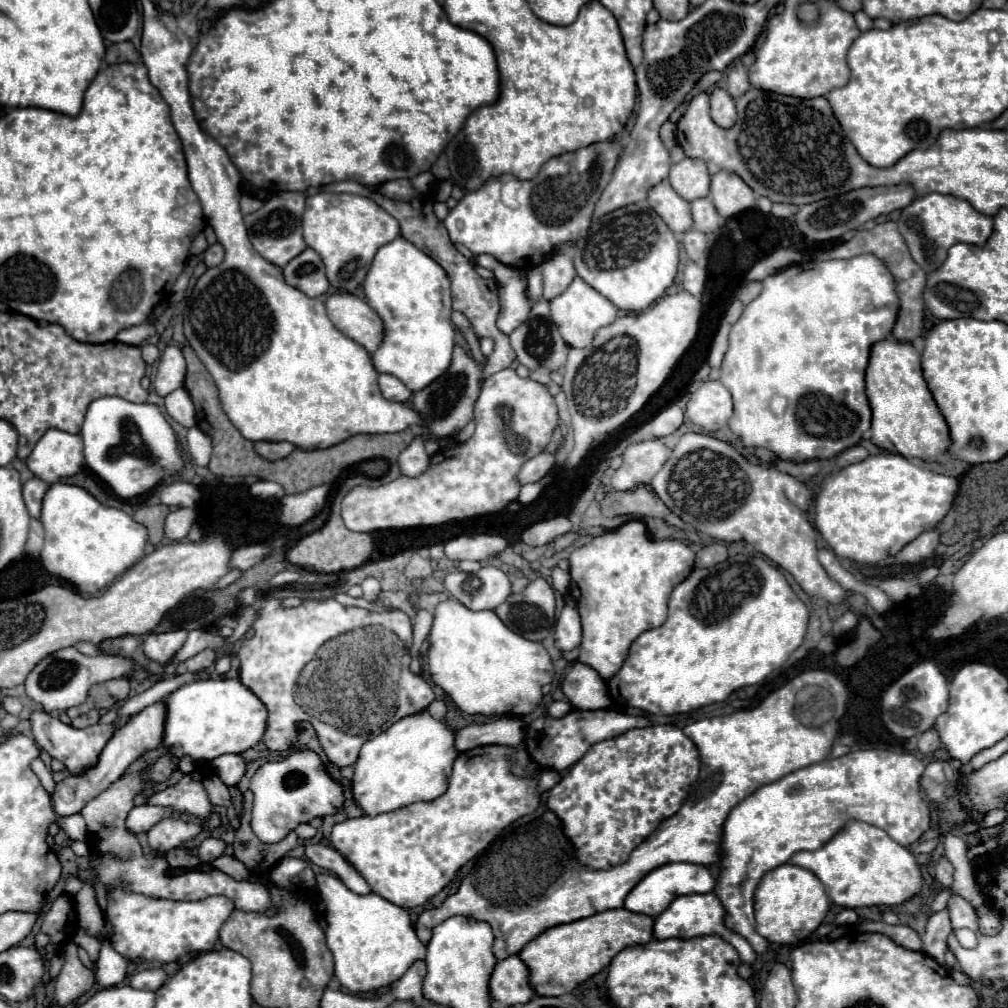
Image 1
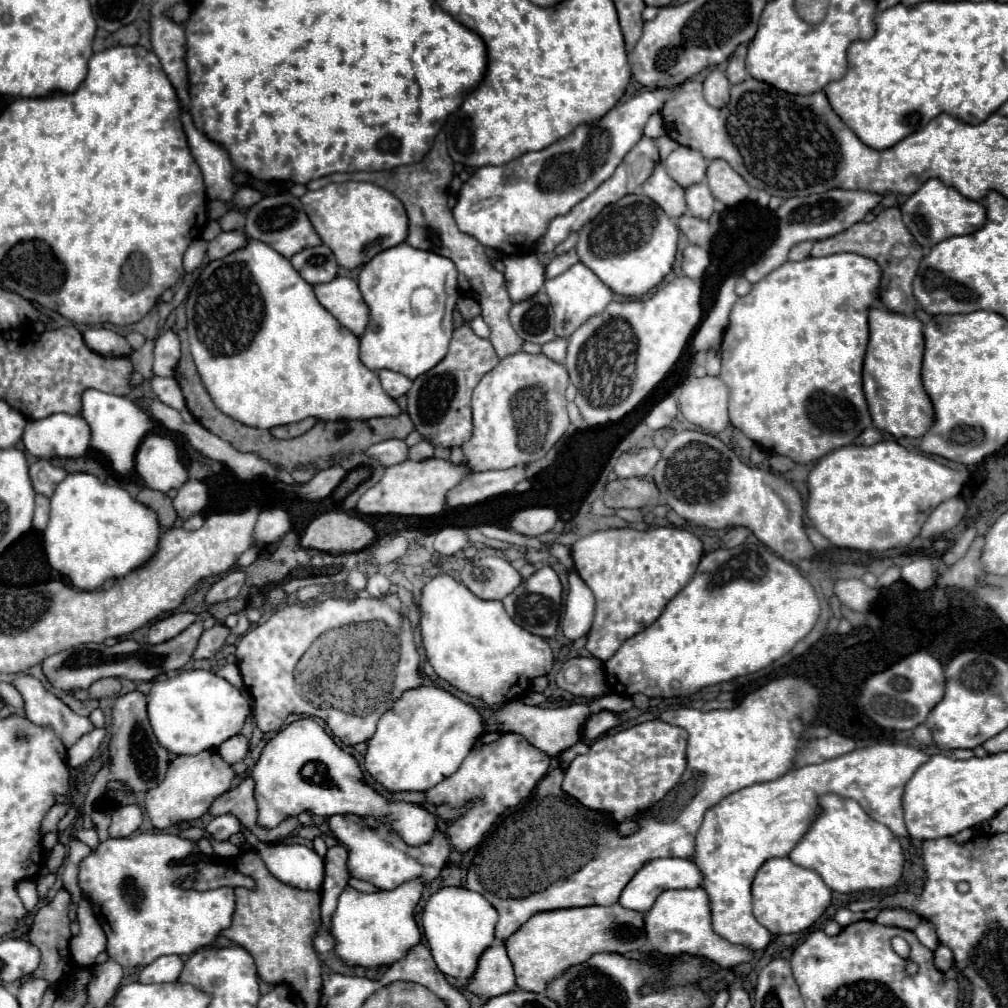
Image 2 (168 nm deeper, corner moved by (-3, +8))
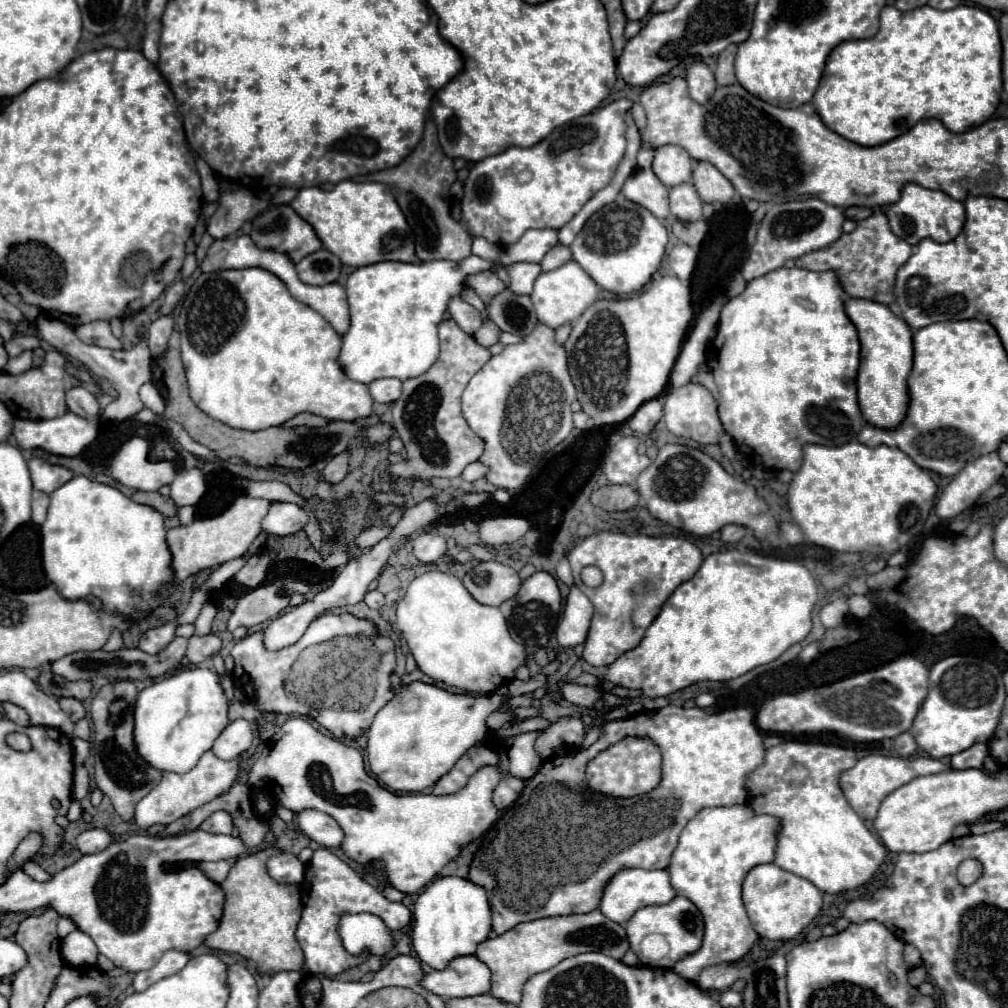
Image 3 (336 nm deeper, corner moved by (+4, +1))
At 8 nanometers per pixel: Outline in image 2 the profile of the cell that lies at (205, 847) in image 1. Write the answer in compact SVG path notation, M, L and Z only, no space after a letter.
M226 813L226 815L220 815L220 817L214 817L208 825L206 825L206 833L216 839L216 841L226 841L230 835L238 833L240 831L240 821Z

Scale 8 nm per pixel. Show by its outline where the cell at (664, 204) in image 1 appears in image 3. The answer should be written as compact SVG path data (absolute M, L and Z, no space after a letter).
M651 168L631 174L625 180L621 192L627 200L647 208L659 220L665 220L669 216L669 190L661 184Z

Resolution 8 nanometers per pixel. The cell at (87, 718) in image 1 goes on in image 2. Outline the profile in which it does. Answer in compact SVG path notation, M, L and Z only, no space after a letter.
M64 693L62 697L60 697L74 713L78 713L78 715L90 715L96 707L98 707L98 701L96 699L86 699L86 701L78 701L72 693Z

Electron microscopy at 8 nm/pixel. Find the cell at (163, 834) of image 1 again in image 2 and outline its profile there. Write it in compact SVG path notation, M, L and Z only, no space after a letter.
M208 749L208 751L202 751L200 755L192 755L192 757L176 757L170 763L166 779L158 787L154 787L146 793L146 813L152 821L152 825L158 829L172 827L180 821L200 819L208 811L210 803L218 795L222 795L230 789L234 777L236 777L236 773L234 773L232 765L222 761L222 757L216 749Z

